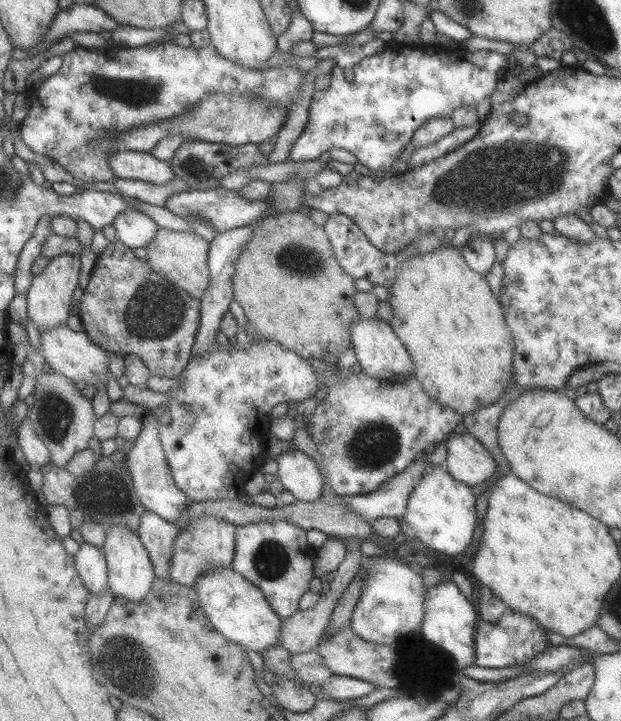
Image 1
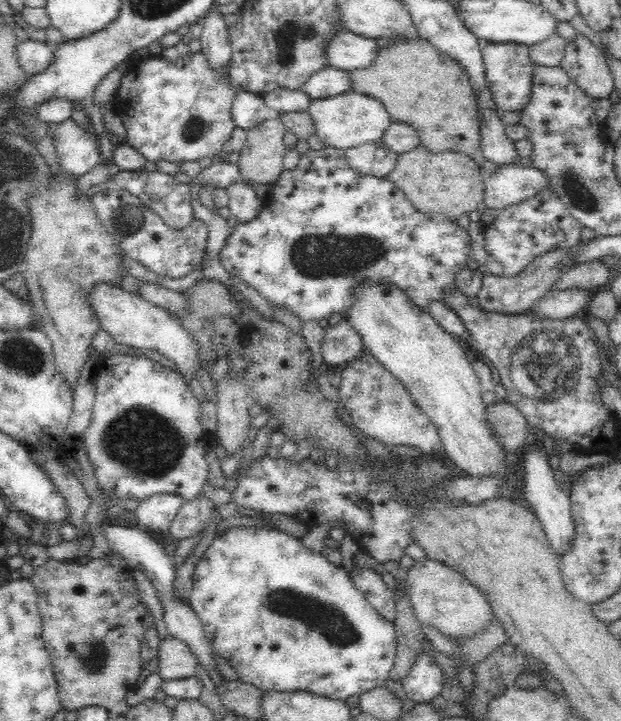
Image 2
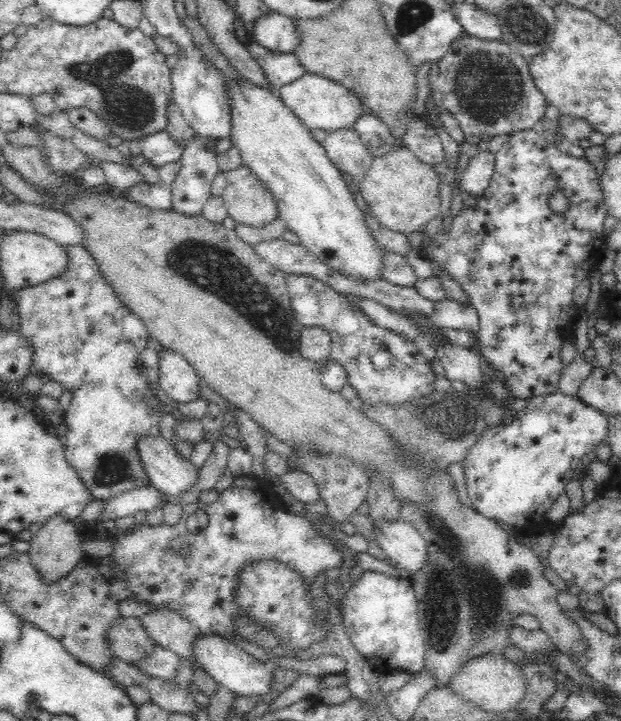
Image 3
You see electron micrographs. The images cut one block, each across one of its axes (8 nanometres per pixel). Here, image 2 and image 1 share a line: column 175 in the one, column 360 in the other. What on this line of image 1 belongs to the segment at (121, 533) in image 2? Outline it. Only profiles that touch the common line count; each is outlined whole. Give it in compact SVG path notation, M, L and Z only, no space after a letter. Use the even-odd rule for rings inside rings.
M393 554L385 558L363 556L357 578L361 580L361 596L357 600L349 626L353 628L353 632L357 632L361 640L377 646L393 646L399 636L421 630L425 610L423 598L427 590L421 584L421 572L415 566L399 560Z

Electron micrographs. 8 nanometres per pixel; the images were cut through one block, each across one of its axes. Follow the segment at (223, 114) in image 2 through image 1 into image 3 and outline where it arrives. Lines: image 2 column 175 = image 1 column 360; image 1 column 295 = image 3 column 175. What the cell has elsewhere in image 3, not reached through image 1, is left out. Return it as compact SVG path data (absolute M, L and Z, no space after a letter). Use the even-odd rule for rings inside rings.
M160 130L152 136L142 138L140 160L150 162L156 170L166 164L182 160L182 154L184 154L184 148L180 144L176 144L176 140L166 130Z

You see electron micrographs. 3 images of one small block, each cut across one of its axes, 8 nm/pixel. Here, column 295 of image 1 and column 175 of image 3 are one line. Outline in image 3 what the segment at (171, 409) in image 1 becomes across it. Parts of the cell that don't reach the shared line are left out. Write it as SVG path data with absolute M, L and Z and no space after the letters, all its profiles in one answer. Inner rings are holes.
M164 350L160 356L160 394L166 398L166 402L186 402L192 404L192 400L202 398L200 388L200 376L194 370L194 366L188 364L186 358L182 358L176 352Z

